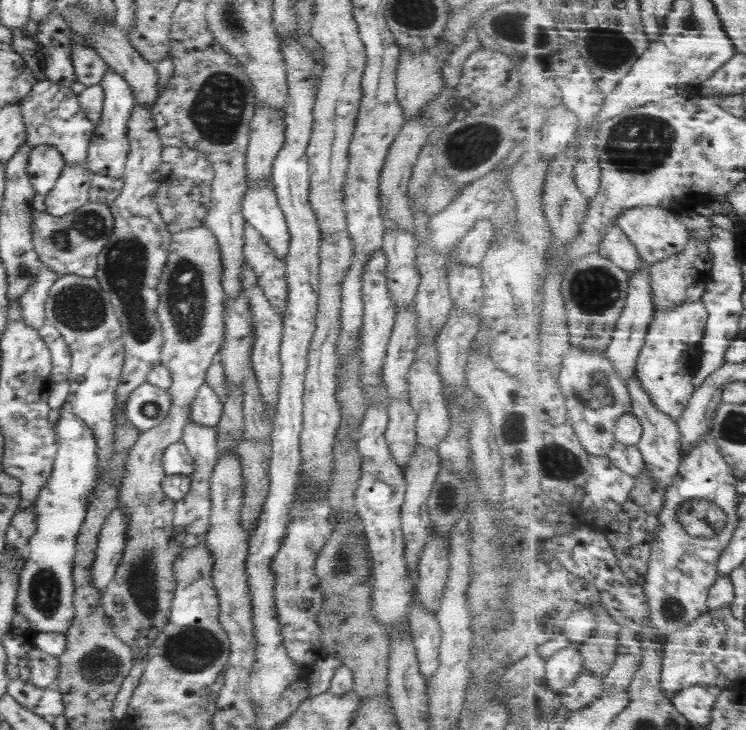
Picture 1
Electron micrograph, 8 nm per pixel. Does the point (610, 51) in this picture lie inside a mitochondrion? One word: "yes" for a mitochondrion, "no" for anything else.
yes

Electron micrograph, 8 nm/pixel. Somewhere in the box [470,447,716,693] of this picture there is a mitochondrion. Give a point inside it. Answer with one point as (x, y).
(673, 610)

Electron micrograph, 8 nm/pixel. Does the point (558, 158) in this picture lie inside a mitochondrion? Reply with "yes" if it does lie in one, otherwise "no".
no

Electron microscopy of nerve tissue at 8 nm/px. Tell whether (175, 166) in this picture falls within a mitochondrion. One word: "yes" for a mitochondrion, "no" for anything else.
no

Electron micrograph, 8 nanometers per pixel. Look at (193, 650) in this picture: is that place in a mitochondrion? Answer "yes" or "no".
yes

